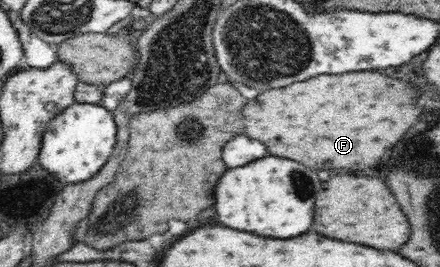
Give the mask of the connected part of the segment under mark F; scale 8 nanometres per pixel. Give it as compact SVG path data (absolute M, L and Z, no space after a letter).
M346 73L346 75L318 75L314 79L293 83L286 87L259 92L256 99L242 107L242 131L249 139L262 141L270 155L294 159L314 171L322 169L370 169L384 153L394 147L402 135L418 121L420 109L414 105L414 89L410 83L384 77L380 73Z

